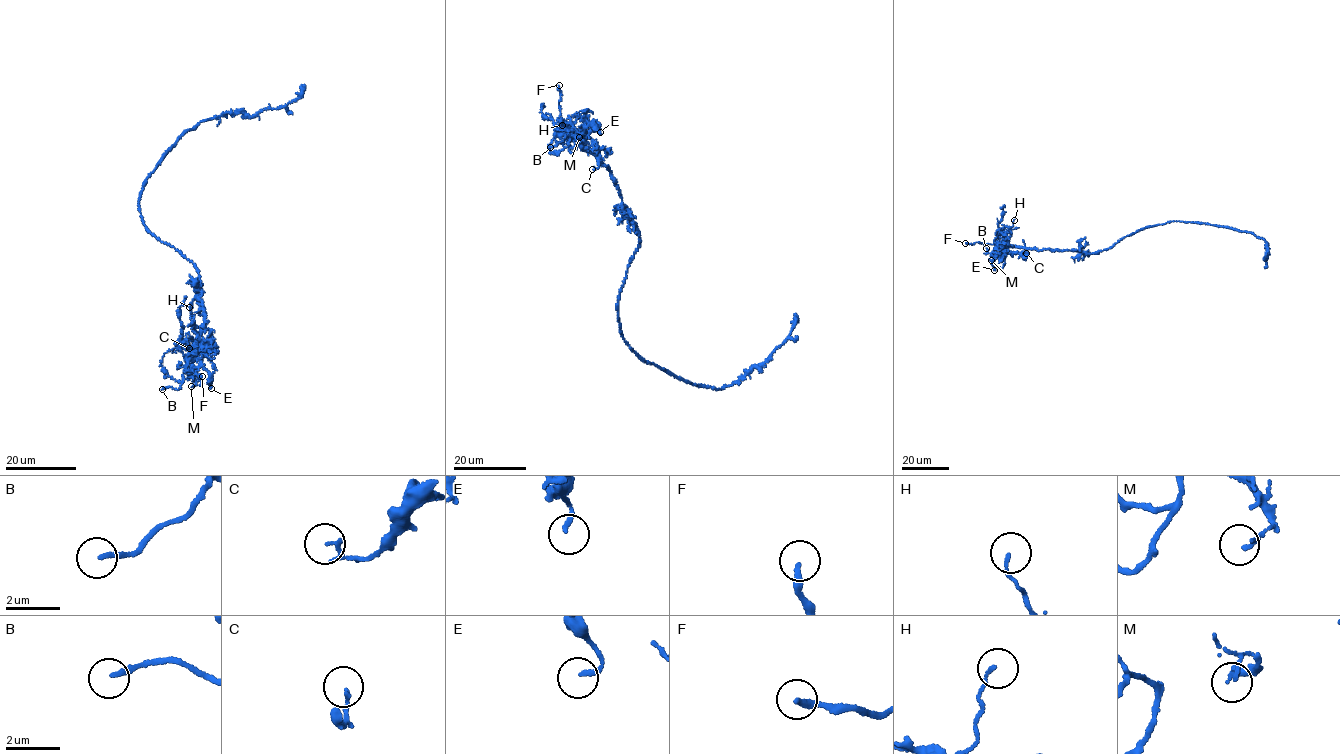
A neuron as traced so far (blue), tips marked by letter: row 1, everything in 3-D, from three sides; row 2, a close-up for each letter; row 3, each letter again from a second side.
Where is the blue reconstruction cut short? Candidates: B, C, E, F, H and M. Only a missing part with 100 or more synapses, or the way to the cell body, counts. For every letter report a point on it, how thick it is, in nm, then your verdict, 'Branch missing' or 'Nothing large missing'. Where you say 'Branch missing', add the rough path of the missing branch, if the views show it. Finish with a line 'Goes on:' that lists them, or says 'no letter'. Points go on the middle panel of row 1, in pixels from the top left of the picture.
B: Place: (550, 147). Thickness 180 nm. Nothing large missing
C: Place: (592, 169). Thickness 120 nm. Nothing large missing
E: Place: (600, 132). Thickness 170 nm. Nothing large missing
F: Place: (559, 85). Thickness 240 nm. Branch missing. Course of what is missing: (559, 85), (571, 72), (584, 66), (594, 41), (615, 24), (618, 12)
H: Place: (562, 125). Thickness 110 nm. Nothing large missing
M: Place: (579, 137). Thickness 90 nm. Nothing large missing
Goes on: F

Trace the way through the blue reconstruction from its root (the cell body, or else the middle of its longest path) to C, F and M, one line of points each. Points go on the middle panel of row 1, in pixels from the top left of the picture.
C: (617, 302), (639, 237), (624, 210), (611, 171), (580, 141), (588, 137), (600, 156), (598, 168), (592, 169)
F: (617, 302), (631, 257), (640, 244), (638, 232), (624, 210), (620, 189), (610, 169), (562, 122), (559, 85)
M: (617, 302), (631, 257), (640, 244), (638, 232), (624, 210), (611, 171), (578, 139), (582, 134), (579, 137)

